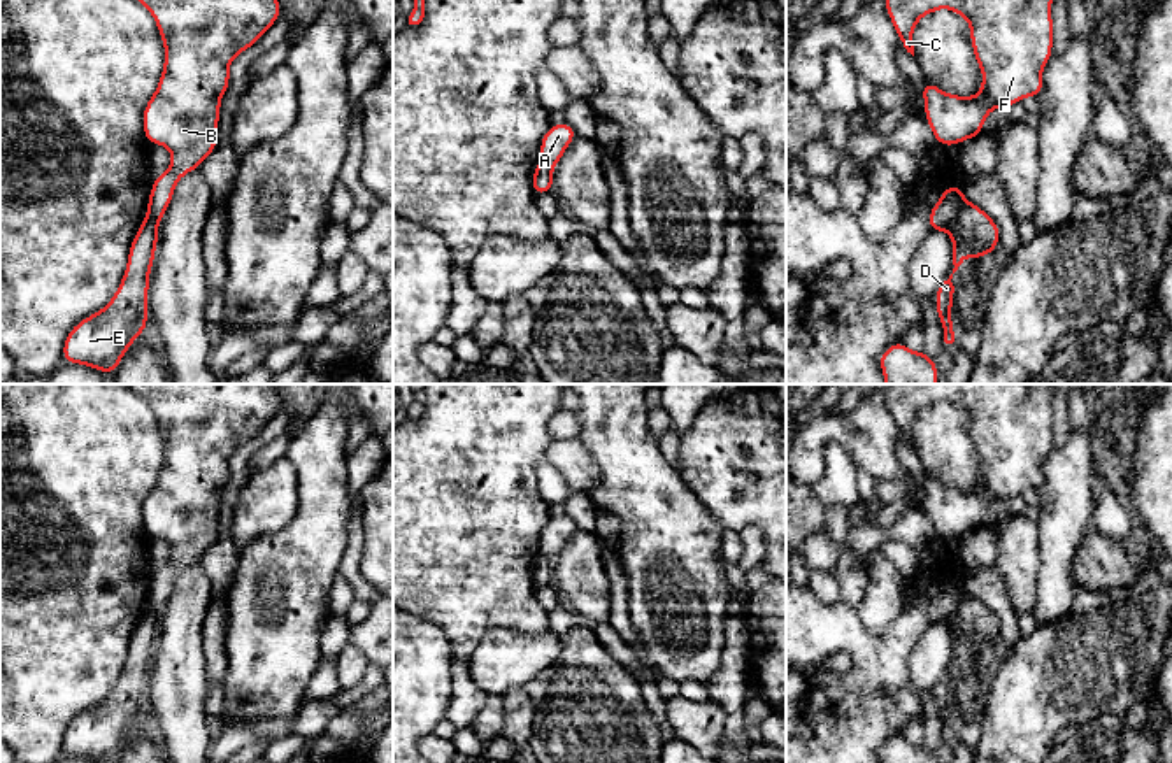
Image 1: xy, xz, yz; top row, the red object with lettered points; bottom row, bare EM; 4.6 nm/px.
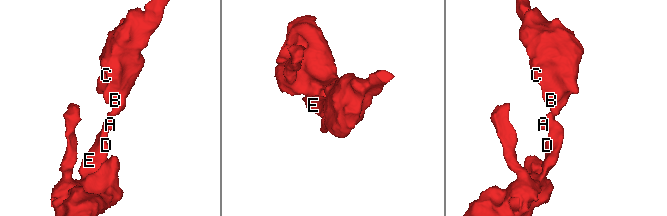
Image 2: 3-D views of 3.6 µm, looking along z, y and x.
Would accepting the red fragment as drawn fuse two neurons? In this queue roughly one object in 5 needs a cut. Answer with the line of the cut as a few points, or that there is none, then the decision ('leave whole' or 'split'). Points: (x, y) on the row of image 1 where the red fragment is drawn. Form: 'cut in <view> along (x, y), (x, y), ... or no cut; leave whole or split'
cut in yz along (965, 200), (950, 232); split

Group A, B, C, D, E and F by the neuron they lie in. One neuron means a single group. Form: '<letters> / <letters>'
A B C F / D E

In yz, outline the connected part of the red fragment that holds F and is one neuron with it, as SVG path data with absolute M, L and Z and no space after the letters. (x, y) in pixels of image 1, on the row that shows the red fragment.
M884 0L886 12L898 33L898 40L914 56L912 33L916 23L937 9L951 9L970 25L970 44L983 72L983 84L975 96L944 93L939 86L923 84L925 118L935 142L956 146L981 135L991 109L1005 109L1026 96L1039 96L1044 89L1042 70L1053 51L1053 0Z

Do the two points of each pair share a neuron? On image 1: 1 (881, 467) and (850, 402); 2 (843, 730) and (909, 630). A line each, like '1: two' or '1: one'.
1: two
2: one

